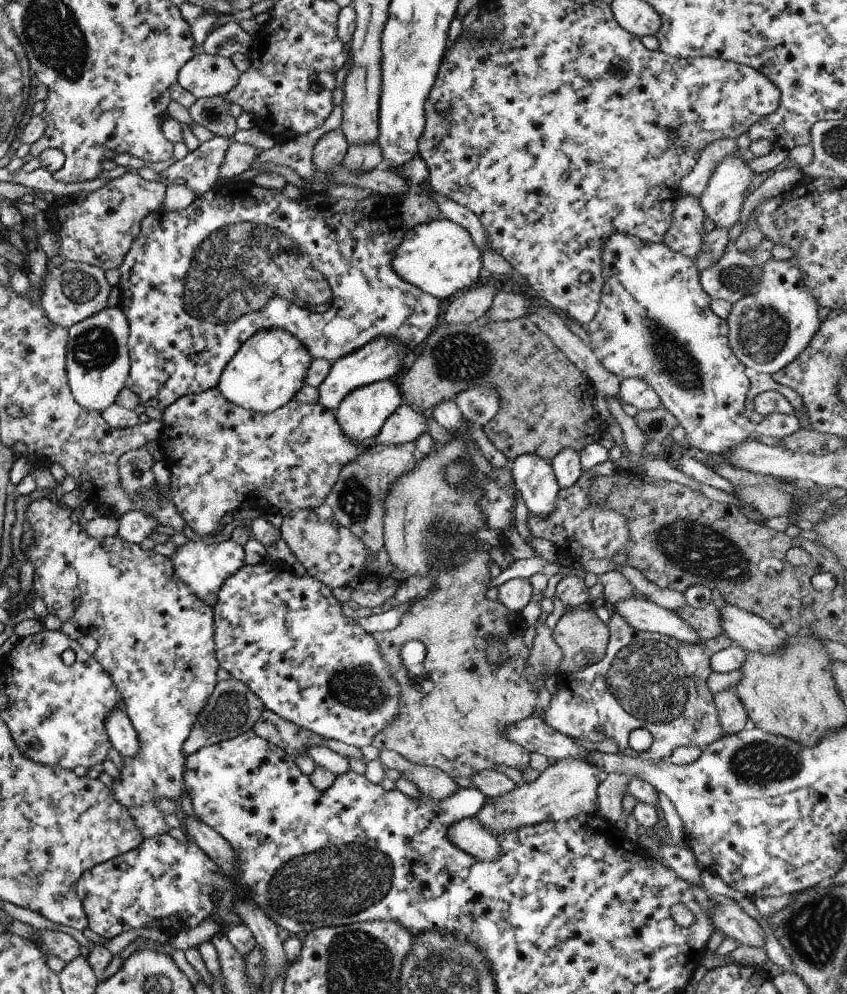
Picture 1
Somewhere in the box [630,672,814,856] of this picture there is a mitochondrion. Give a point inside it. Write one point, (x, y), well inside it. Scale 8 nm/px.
(758, 764)

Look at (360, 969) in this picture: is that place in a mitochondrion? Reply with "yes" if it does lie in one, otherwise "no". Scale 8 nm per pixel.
yes

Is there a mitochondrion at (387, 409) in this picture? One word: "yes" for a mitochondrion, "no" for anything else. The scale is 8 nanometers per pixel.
no

